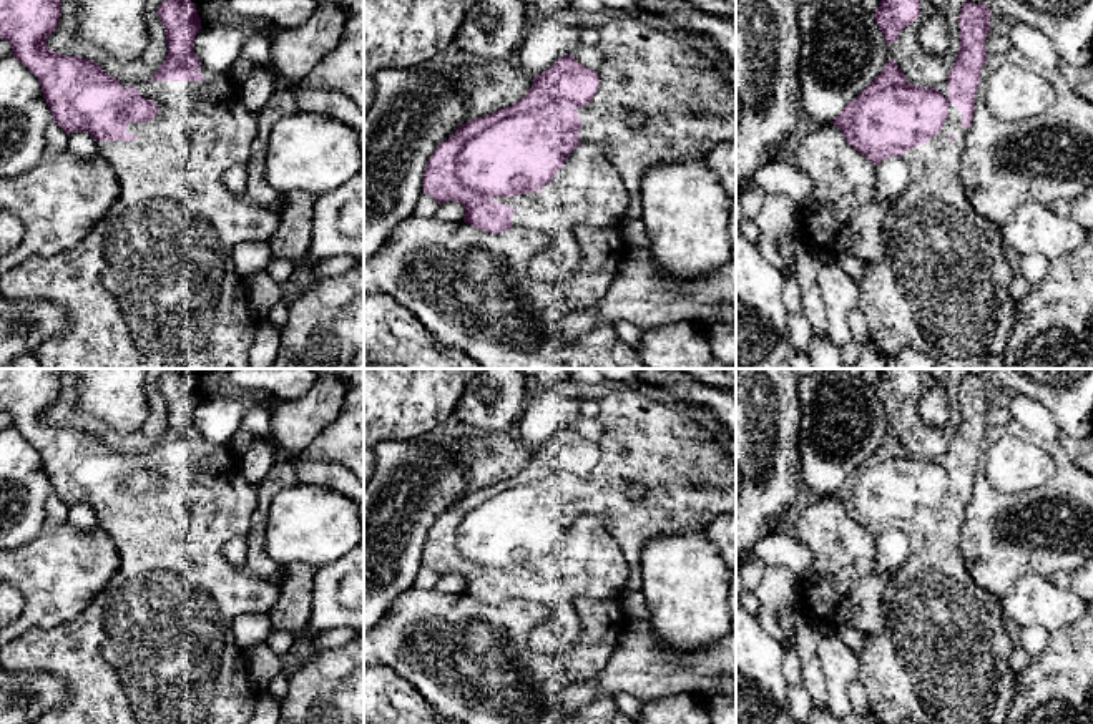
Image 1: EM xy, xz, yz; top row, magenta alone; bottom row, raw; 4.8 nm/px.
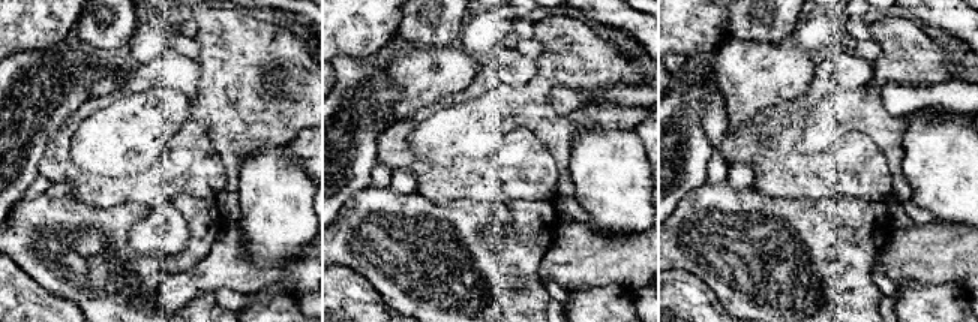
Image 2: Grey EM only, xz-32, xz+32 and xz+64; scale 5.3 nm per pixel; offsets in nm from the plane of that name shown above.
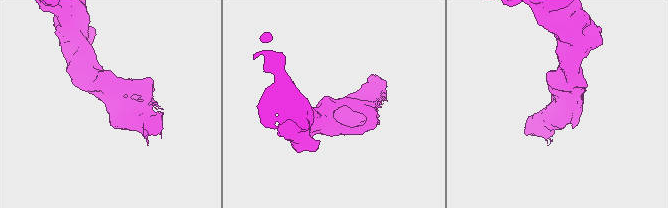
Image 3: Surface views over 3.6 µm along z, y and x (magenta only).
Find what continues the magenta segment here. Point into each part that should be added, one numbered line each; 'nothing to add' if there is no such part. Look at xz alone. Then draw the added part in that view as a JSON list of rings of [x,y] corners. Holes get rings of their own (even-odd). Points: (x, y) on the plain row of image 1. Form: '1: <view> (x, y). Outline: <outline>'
1: xz (587, 562). Outline: [[[583,515],[540,565],[493,573],[508,576],[515,585],[512,599],[555,604],[578,596],[618,599],[626,585],[628,566],[603,521]]]

